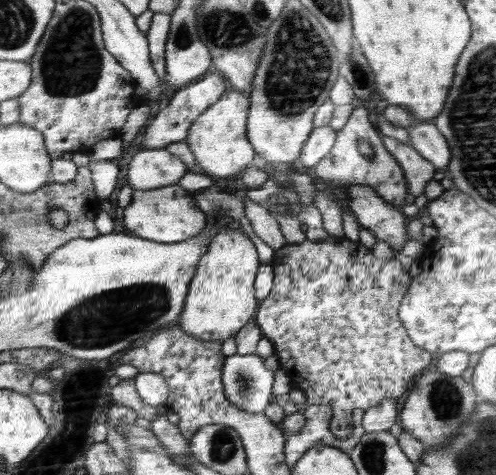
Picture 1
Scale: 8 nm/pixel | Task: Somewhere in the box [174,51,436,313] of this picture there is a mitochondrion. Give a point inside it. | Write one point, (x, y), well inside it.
(359, 74)

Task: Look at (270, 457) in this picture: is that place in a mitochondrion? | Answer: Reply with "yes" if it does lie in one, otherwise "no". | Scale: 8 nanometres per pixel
no

